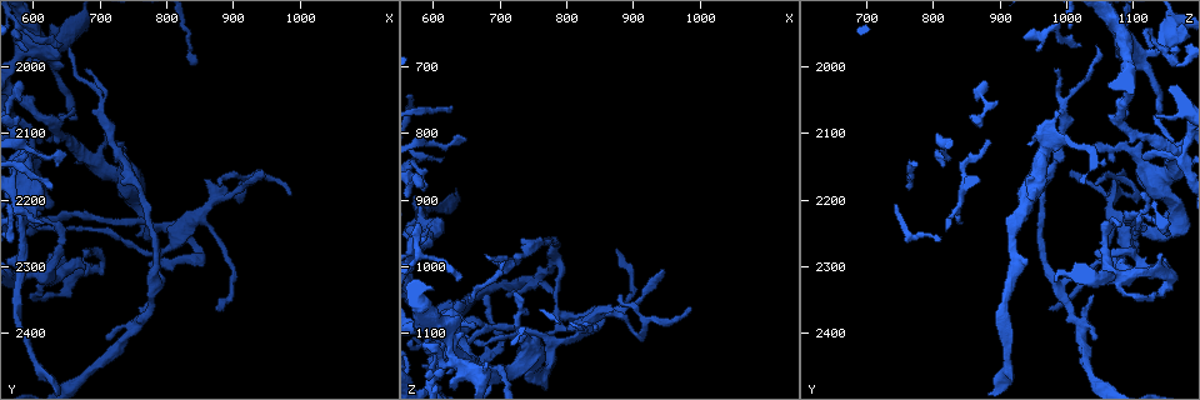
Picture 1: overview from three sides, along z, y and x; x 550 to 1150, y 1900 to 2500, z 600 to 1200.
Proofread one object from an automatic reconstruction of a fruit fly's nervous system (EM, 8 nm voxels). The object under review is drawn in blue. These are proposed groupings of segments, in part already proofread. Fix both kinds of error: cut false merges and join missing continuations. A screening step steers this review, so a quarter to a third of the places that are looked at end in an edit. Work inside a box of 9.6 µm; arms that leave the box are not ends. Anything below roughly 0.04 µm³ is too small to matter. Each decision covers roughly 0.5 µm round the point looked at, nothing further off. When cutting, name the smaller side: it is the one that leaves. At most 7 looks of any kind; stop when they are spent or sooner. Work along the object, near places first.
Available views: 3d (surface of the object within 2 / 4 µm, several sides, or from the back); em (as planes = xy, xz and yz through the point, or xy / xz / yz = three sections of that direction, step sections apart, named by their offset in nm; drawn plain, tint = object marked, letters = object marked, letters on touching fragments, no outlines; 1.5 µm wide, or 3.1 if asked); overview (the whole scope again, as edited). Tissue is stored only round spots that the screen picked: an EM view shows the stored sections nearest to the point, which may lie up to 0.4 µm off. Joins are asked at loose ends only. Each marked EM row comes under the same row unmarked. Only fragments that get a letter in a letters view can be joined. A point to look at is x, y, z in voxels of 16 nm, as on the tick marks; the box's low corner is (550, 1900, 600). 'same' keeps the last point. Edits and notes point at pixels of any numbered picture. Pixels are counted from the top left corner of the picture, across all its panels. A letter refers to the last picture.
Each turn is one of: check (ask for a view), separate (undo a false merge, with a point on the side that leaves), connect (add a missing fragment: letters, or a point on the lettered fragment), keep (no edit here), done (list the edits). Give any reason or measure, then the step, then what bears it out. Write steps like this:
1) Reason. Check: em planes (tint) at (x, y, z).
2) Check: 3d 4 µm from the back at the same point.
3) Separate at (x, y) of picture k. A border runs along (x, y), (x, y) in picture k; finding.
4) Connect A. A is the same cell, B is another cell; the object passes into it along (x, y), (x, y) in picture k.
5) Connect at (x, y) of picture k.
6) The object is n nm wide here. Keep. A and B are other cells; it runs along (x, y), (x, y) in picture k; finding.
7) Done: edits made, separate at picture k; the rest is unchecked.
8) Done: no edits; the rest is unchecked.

An open end. Check: 3d 4 µm at (855, 2175, 1075).

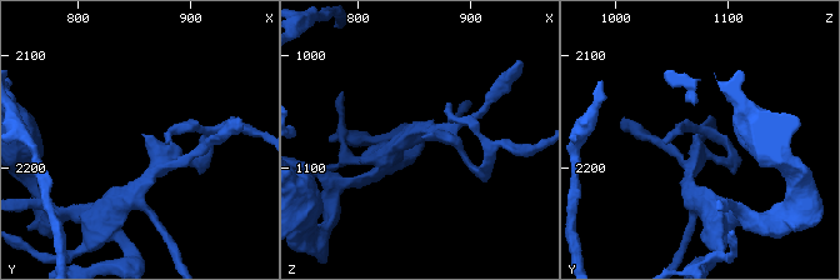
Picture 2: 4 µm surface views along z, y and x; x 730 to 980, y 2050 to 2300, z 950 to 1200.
The arms are 170, 220 nm wide. Check: em planes (letters) at (856, 2170, 1074).

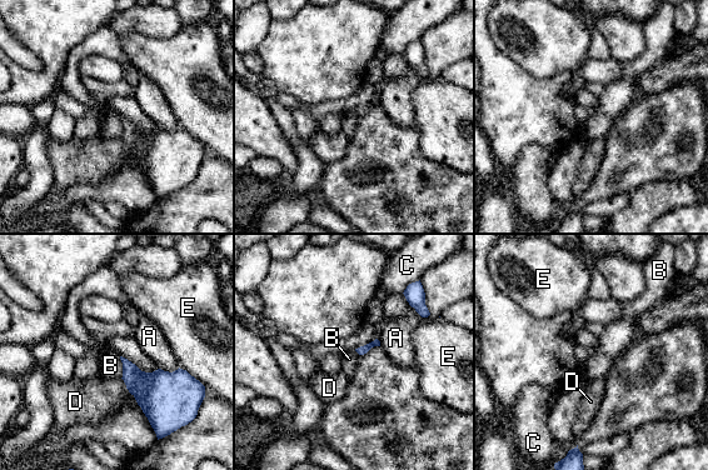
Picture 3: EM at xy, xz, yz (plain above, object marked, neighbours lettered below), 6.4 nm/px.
Keep. A, B, C, D and E are other cells; none of them fits.

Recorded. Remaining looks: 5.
Free end. Check: 3d 2 µm at (780, 2345, 1040).

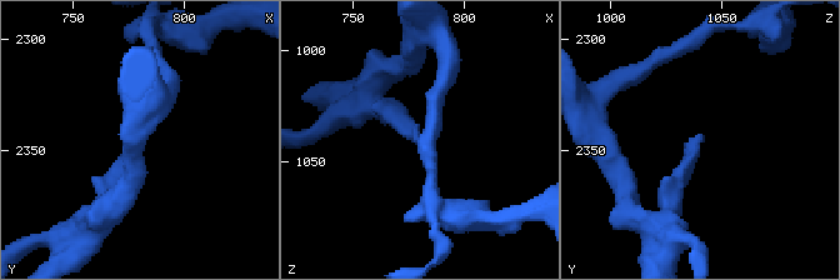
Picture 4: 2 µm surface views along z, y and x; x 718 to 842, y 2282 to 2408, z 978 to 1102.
Check: em planes (tint) at (780, 2344, 1040).

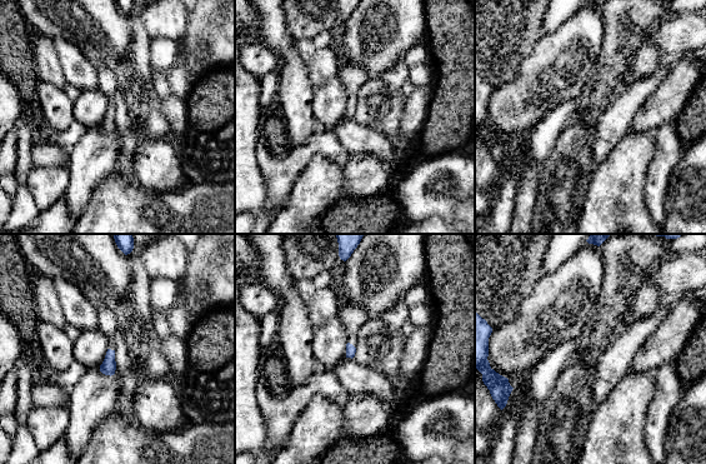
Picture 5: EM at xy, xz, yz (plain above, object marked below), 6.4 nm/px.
What lies round it. Check: em planes (letters) at the same point.

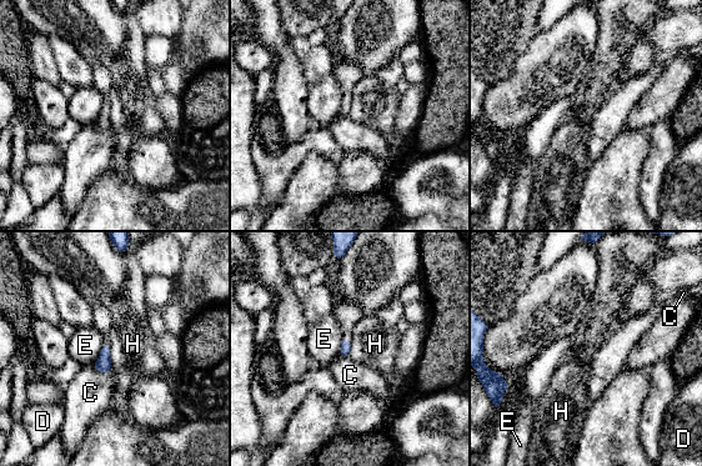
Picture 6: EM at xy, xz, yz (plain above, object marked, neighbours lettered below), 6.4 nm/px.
Keep. C, D, E and H are other cells; a border runs along (109, 347), (111, 366) in picture 6; no lettered fragment goes on from it.

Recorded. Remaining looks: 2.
Tapers out. Check: em planes (letters) at (875, 2360, 975).

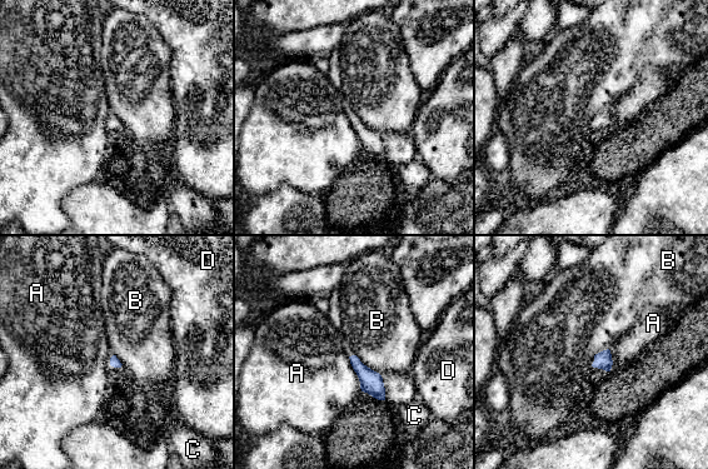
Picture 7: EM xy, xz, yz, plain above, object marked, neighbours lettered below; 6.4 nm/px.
Keep. A, B, C and D are other cells; none of them fits.

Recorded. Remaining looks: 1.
Done: no edits; the rest is unchecked.

